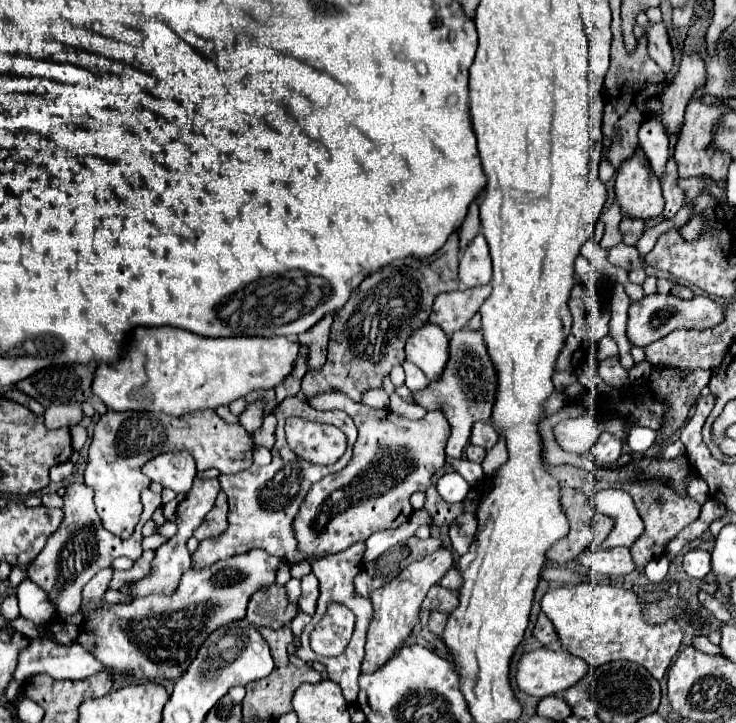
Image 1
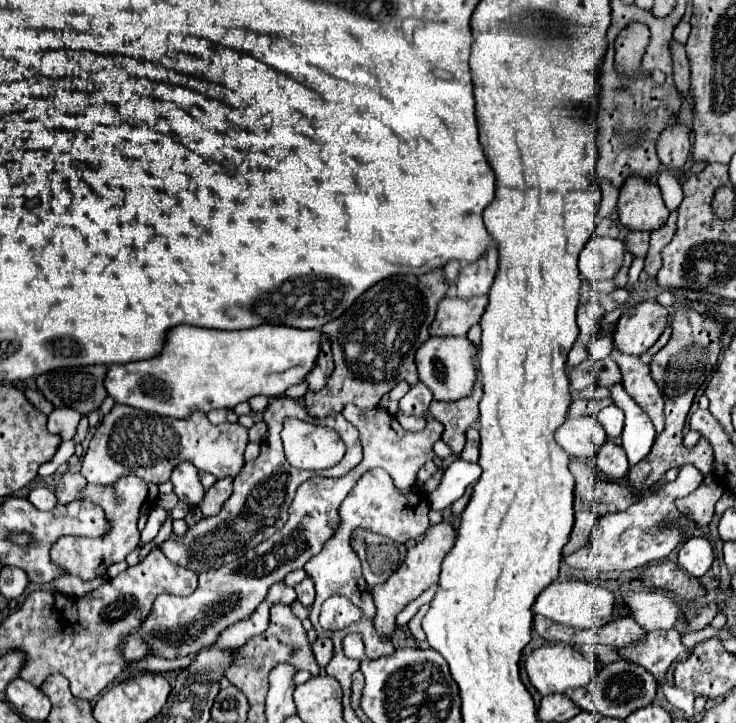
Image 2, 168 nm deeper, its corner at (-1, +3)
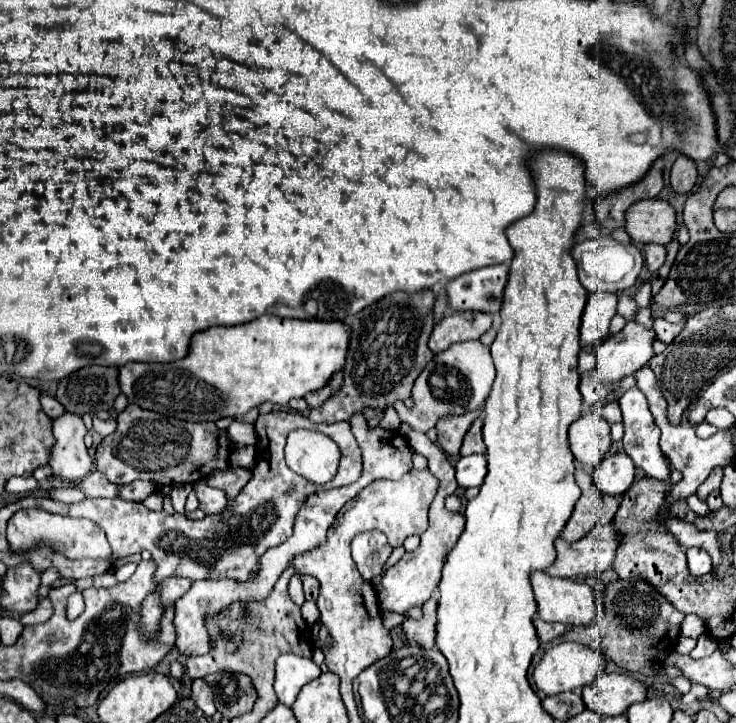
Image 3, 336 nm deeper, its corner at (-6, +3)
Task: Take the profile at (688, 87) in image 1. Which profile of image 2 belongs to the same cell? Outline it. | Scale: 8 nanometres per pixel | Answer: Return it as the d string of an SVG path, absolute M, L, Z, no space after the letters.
M677 123L671 131L663 131L663 139L659 139L659 159L669 171L681 171L689 159L689 151L691 143L687 127Z

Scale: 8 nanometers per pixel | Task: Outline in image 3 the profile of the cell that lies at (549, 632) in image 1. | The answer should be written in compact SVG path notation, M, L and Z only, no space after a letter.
M534 617L534 627L536 627L536 633L538 633L538 639L544 641L544 643L562 637L570 629L570 625L564 625L564 623L546 623L540 617Z

